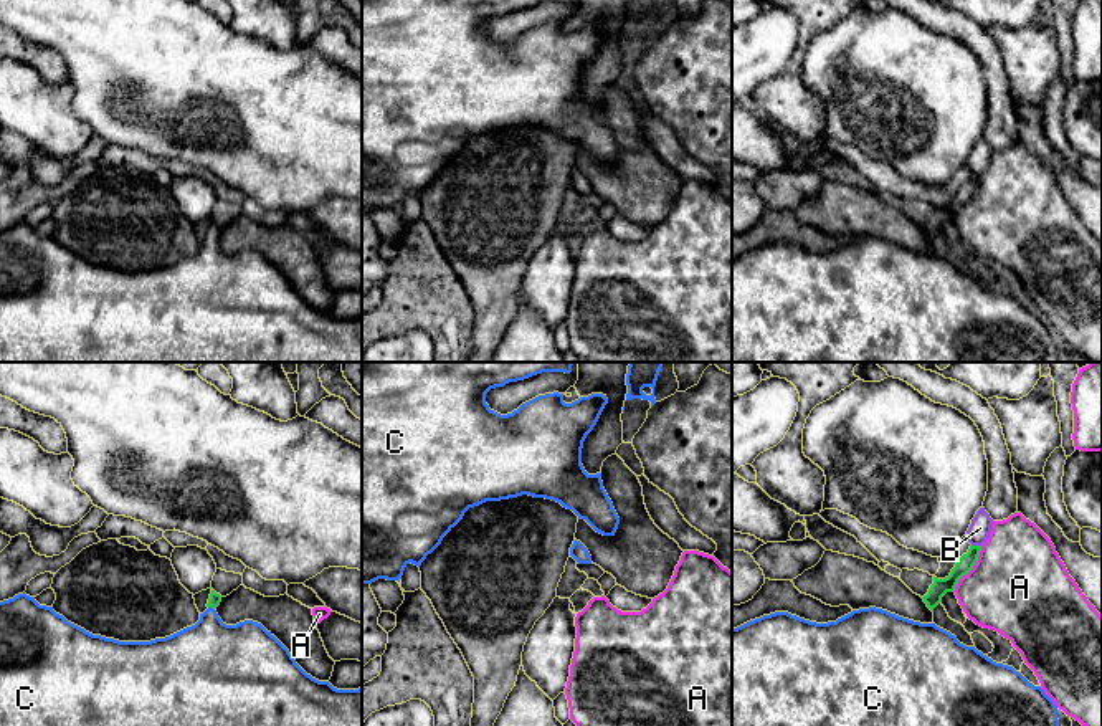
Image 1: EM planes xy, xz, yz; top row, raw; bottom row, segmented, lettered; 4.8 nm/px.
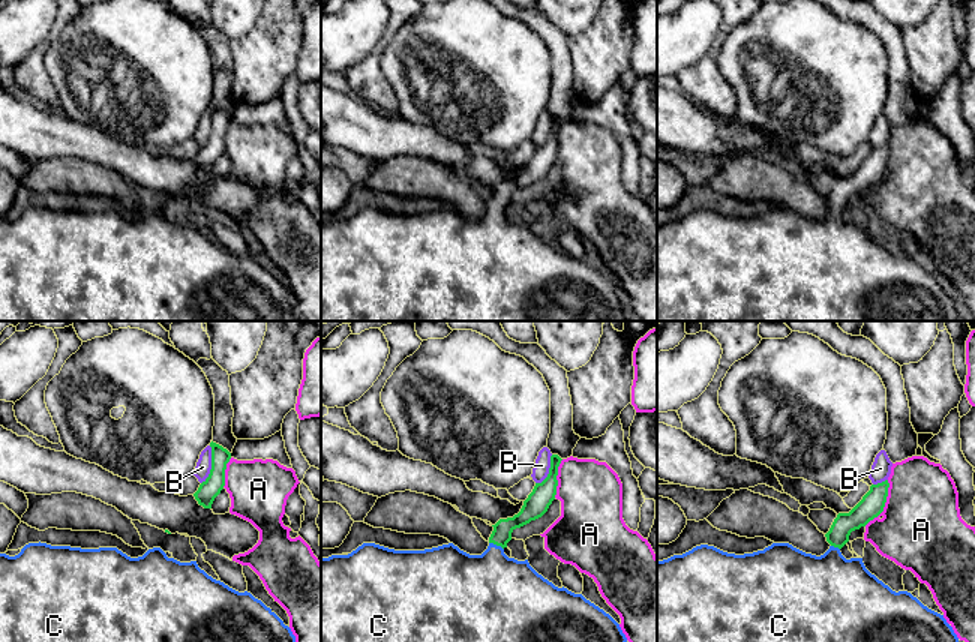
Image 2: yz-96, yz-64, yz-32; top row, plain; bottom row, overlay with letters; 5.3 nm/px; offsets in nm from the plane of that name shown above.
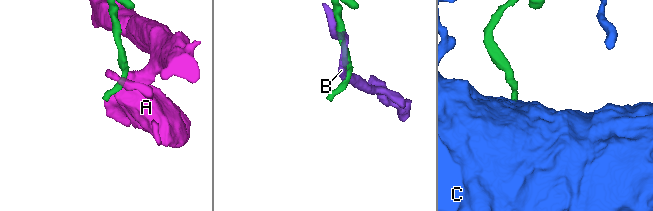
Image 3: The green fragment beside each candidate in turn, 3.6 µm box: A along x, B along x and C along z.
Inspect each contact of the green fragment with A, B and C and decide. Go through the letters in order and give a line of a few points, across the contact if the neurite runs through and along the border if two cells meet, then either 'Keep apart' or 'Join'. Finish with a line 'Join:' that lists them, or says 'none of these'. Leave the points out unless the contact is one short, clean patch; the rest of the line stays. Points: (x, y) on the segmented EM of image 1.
A: Line: yz (982, 546), (977, 563), (952, 591). Keep apart
B: Keep apart
C: Line: xy (215, 599), (212, 607), (210, 659). Join
Join: C

